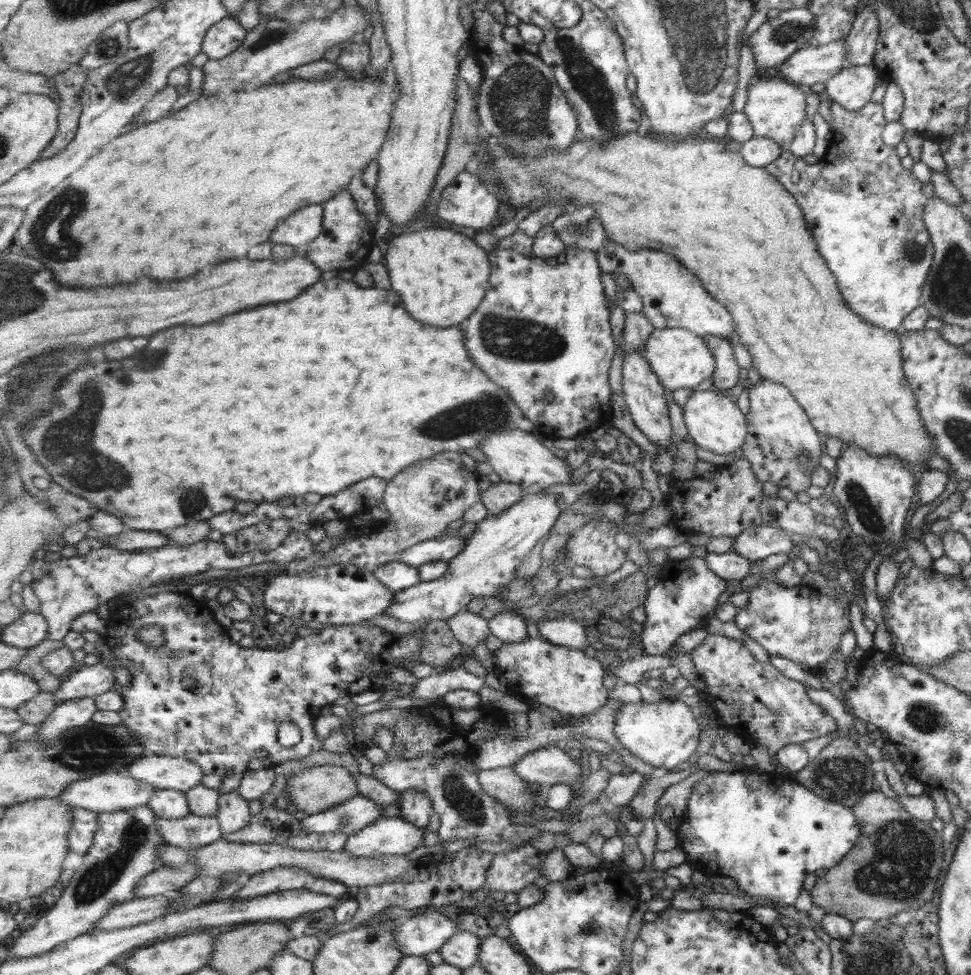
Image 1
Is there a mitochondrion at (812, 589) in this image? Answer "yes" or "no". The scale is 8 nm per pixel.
no

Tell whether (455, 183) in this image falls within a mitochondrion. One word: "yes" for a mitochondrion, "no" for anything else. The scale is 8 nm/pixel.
no

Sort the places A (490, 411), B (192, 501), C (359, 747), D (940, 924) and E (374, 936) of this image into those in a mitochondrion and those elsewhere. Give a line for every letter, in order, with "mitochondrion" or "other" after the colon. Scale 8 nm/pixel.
A: mitochondrion
B: mitochondrion
C: other
D: other
E: mitochondrion

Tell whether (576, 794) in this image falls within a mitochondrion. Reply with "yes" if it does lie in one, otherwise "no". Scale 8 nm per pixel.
no

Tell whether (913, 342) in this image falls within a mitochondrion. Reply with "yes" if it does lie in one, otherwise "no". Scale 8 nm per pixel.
no

